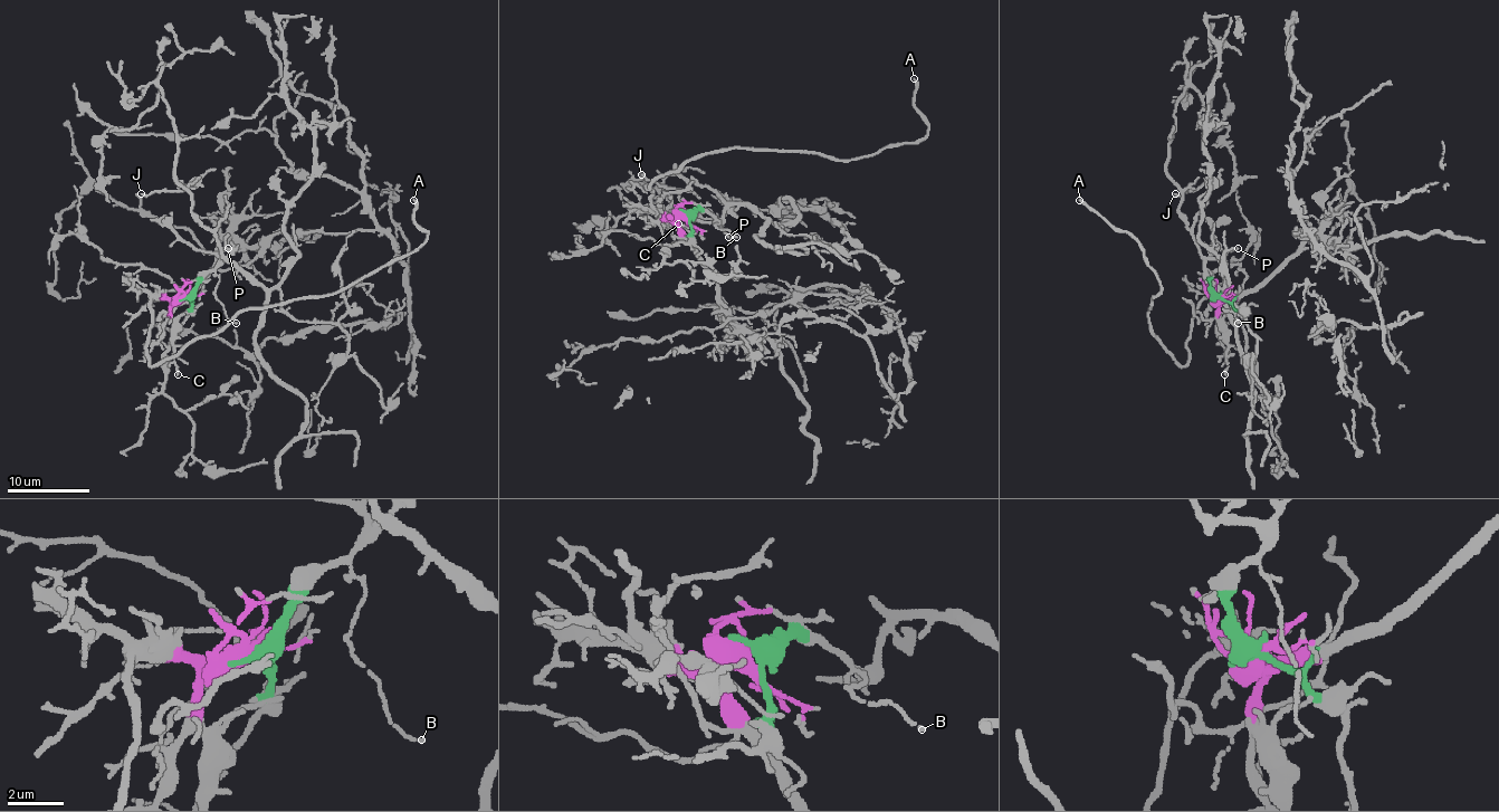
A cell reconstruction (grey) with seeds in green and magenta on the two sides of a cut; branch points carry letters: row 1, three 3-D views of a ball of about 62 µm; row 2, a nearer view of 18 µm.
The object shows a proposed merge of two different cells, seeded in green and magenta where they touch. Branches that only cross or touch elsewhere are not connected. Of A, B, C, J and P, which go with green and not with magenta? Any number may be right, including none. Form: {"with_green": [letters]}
{"with_green": ["B", "J", "P"]}

